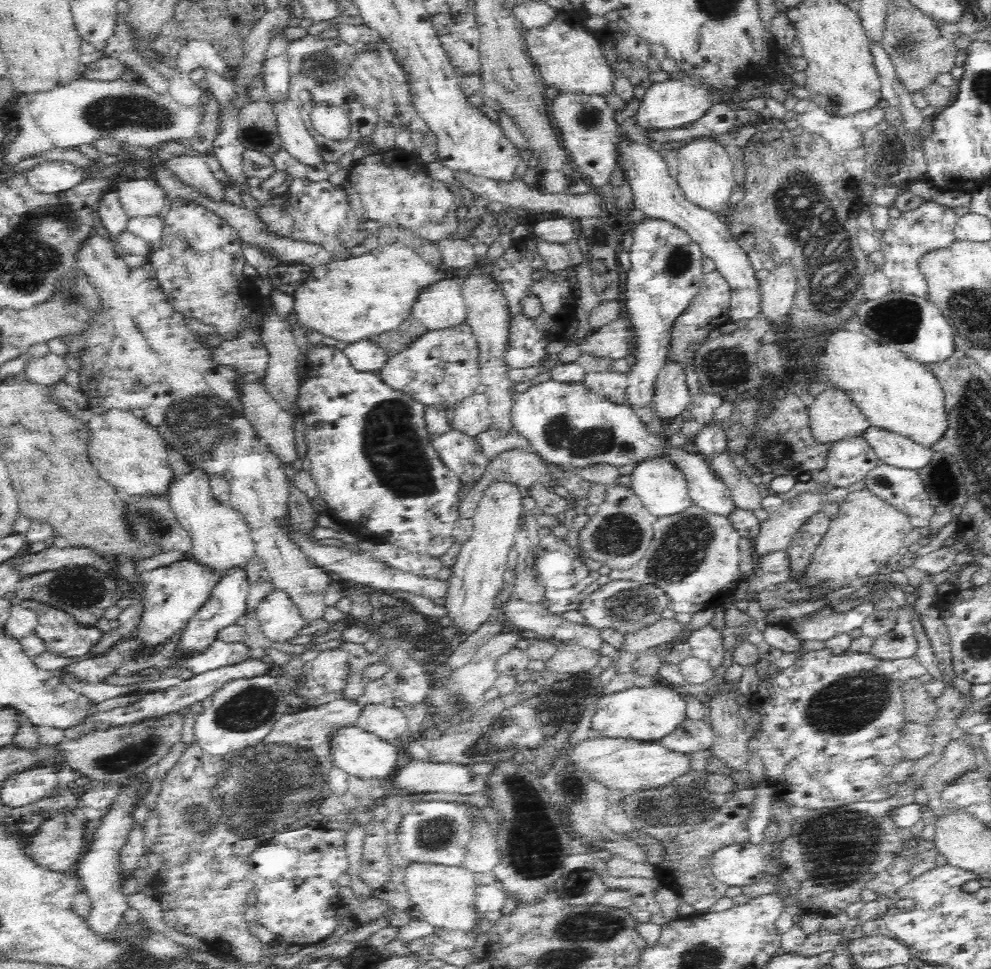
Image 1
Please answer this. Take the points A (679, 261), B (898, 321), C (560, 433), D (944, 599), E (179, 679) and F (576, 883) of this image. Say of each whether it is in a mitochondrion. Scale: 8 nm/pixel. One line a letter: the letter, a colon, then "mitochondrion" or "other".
A: mitochondrion
B: mitochondrion
C: mitochondrion
D: other
E: other
F: mitochondrion

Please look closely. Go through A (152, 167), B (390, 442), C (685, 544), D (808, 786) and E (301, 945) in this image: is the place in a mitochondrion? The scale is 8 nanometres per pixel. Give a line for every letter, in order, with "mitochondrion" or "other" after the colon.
A: other
B: mitochondrion
C: mitochondrion
D: other
E: other

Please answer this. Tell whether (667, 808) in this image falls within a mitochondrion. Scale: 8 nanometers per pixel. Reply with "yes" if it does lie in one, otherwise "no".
yes

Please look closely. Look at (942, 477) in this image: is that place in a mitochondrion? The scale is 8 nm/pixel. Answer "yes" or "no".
yes

